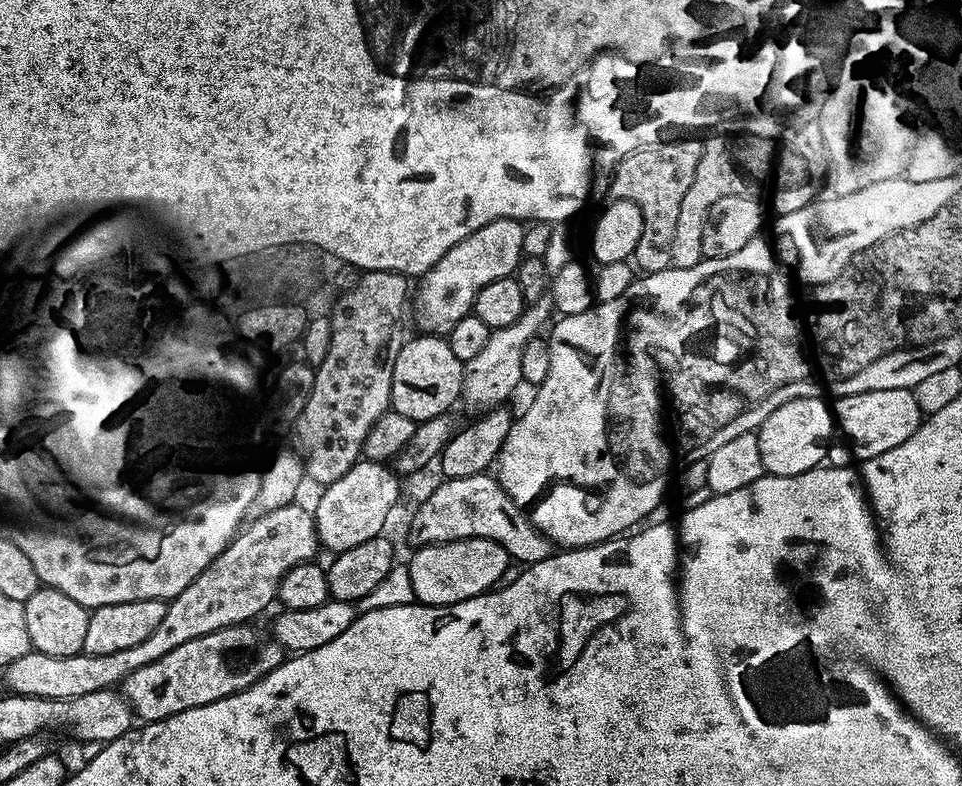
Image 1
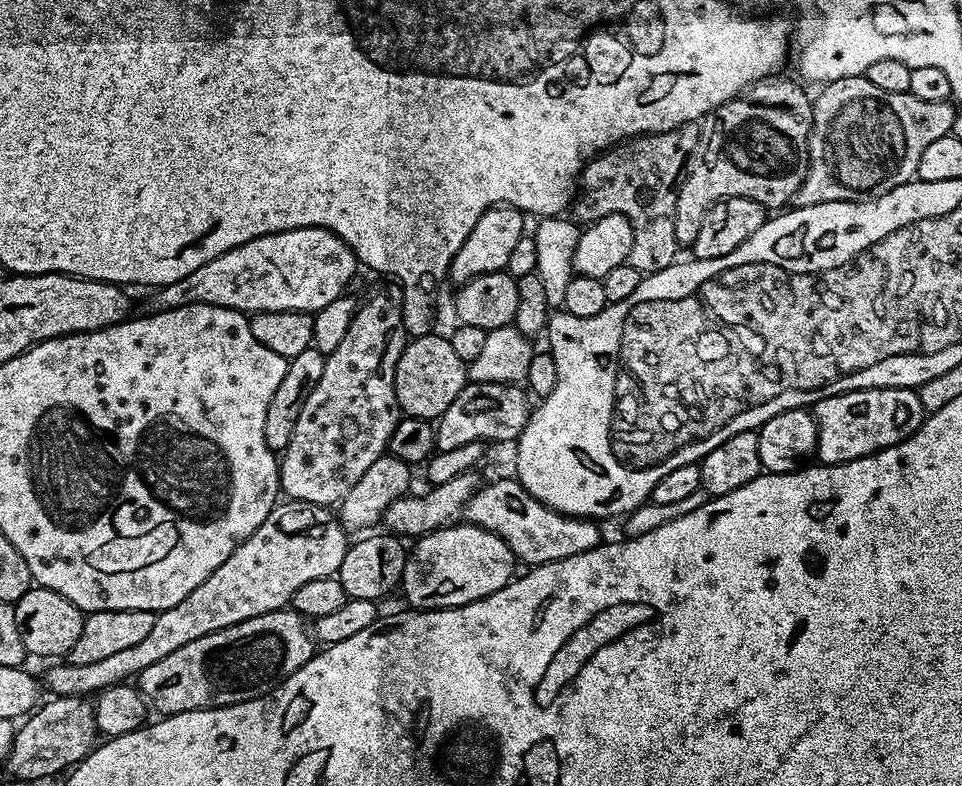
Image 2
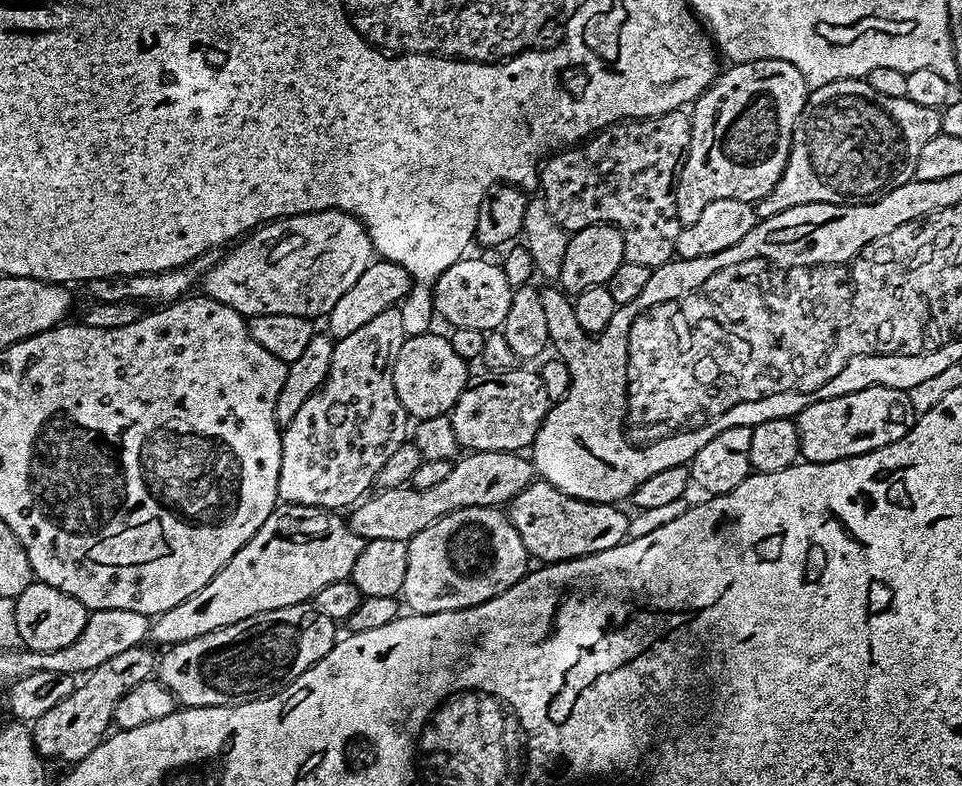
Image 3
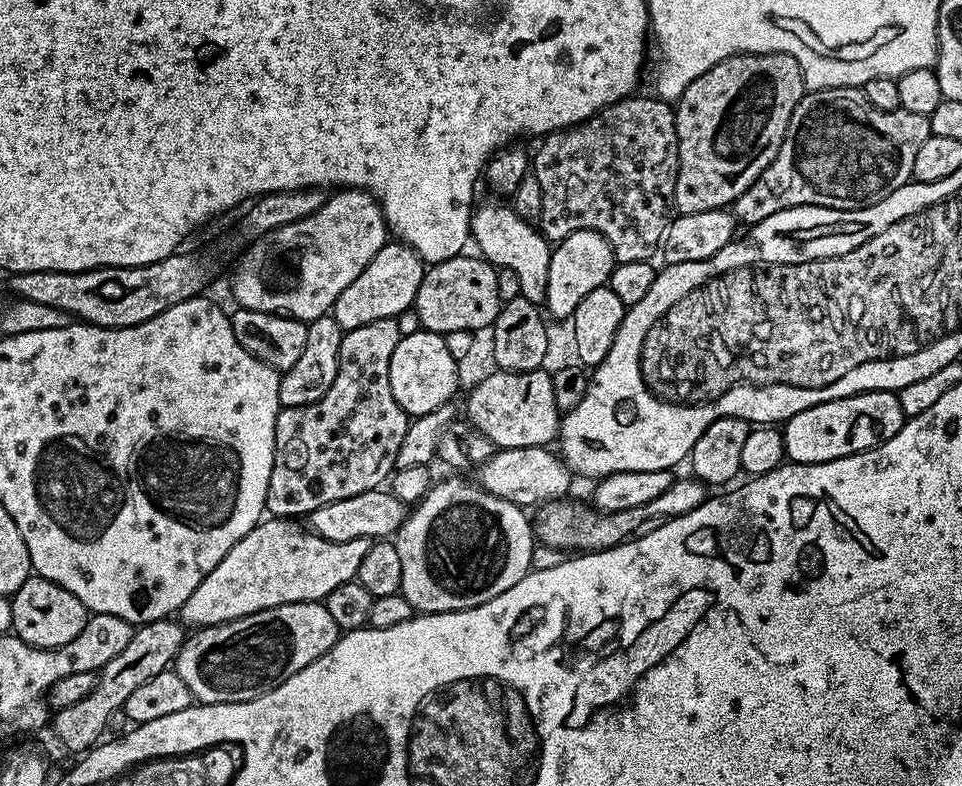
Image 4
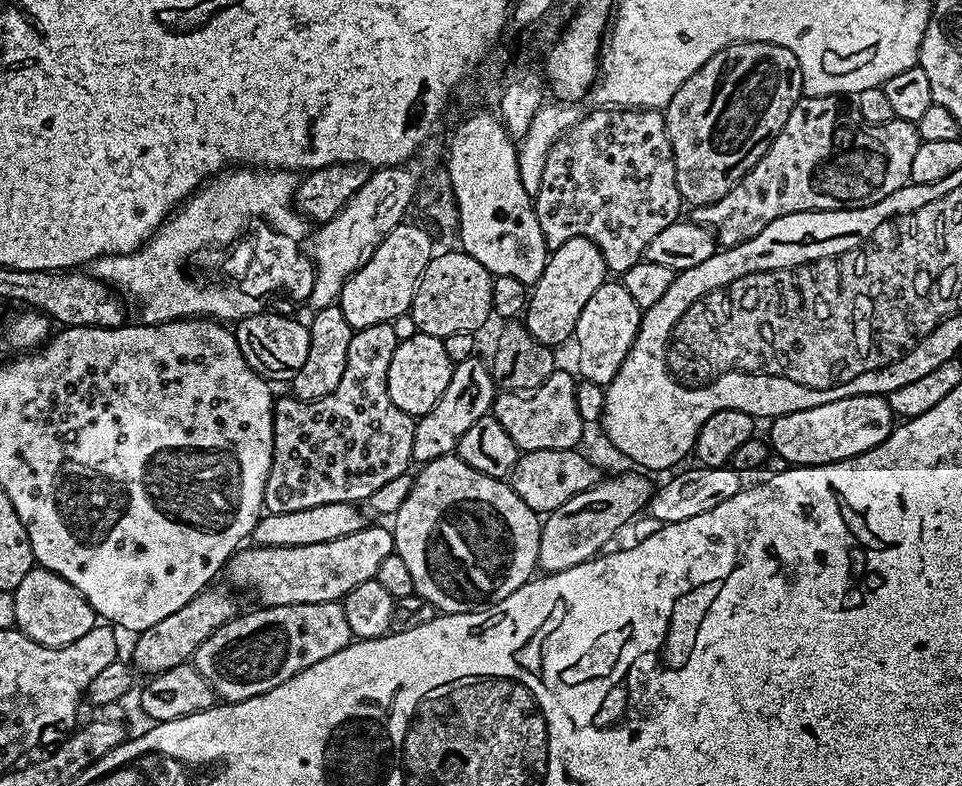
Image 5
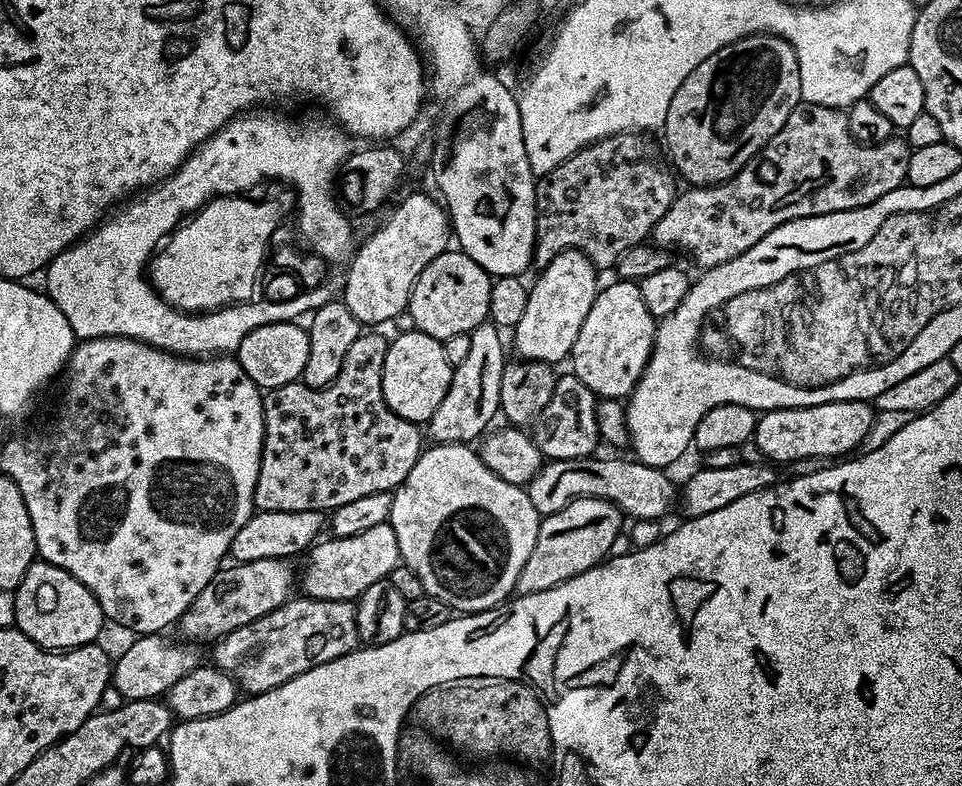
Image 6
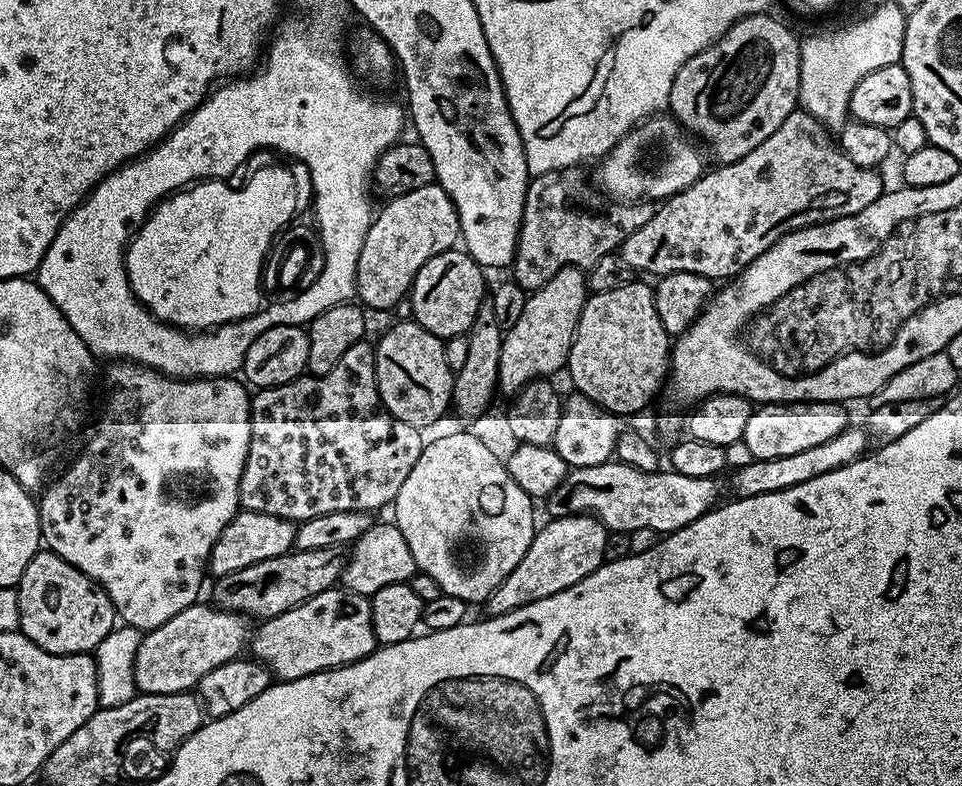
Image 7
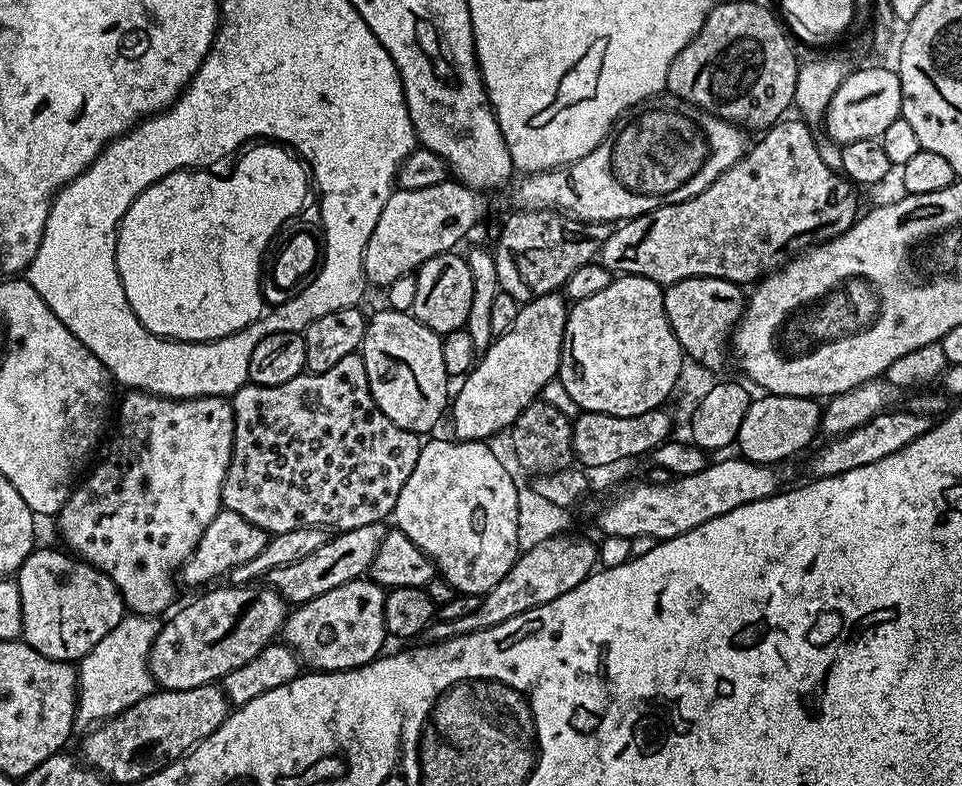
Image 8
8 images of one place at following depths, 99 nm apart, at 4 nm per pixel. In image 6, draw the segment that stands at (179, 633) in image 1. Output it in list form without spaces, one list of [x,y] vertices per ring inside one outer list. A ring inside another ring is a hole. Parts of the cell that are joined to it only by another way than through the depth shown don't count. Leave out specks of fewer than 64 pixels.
[[[391,523],[362,530],[362,534],[354,534],[350,538],[321,539],[312,545],[306,559],[298,584],[301,589],[304,587],[303,595],[314,600],[355,601],[363,592],[370,590],[374,582],[388,580],[396,565],[401,563],[398,538]]]

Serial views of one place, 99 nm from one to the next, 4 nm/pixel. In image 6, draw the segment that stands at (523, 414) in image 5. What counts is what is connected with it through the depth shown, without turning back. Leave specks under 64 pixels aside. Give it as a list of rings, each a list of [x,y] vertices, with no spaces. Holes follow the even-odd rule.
[[[571,374],[557,375],[554,394],[550,394],[550,402],[546,402],[542,414],[536,417],[534,427],[530,432],[533,442],[544,458],[548,460],[577,460],[583,456],[593,455],[597,451],[595,449],[596,444],[598,445],[600,440],[600,431],[596,421],[597,399],[594,393],[577,376]]]

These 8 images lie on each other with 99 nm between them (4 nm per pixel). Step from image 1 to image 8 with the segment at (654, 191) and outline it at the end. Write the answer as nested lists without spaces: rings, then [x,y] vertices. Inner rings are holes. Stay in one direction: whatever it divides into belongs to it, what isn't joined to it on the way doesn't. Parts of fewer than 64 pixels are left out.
[[[519,210],[504,220],[494,255],[500,290],[510,294],[521,306],[534,298],[563,289],[564,283],[578,266],[593,263],[610,231],[607,224],[588,224],[563,212]]]

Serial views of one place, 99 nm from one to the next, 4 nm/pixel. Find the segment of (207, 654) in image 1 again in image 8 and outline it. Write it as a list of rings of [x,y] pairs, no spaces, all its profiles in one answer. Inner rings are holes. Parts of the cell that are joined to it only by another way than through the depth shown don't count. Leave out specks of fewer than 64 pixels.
[[[361,578],[358,580],[351,580],[346,582],[342,586],[338,586],[334,590],[330,590],[326,594],[322,594],[318,598],[313,600],[307,600],[302,605],[293,607],[291,611],[287,613],[284,626],[282,629],[282,640],[283,643],[287,644],[293,652],[296,653],[297,657],[301,661],[304,660],[308,663],[307,667],[309,669],[315,670],[317,672],[345,672],[347,668],[361,668],[363,664],[369,664],[370,661],[375,660],[377,656],[381,655],[385,651],[384,640],[386,641],[386,629],[384,626],[384,598],[386,592],[381,585],[377,584],[375,580],[371,578]]]

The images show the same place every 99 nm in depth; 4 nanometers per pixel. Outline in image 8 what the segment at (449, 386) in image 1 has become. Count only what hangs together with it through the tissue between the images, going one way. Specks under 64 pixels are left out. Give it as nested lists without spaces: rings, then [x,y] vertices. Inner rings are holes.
[[[380,312],[367,321],[362,355],[370,394],[382,414],[406,430],[425,434],[443,416],[445,419],[450,404],[450,377],[442,362],[441,337],[404,312]]]

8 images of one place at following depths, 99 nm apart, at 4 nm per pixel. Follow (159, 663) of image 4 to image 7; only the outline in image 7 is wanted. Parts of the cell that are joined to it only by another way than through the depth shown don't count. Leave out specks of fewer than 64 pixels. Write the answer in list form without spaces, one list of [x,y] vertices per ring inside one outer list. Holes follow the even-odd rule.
[[[338,548],[293,550],[219,577],[210,600],[224,612],[235,612],[245,618],[257,616],[257,621],[263,622],[333,587],[341,579],[345,563],[345,553]]]

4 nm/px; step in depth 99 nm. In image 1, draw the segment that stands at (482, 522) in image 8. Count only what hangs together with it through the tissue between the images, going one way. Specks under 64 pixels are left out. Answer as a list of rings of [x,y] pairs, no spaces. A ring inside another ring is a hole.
[[[486,538],[451,540],[445,544],[417,547],[412,561],[406,564],[416,600],[422,604],[457,604],[495,589],[498,578],[506,571],[510,557],[498,542]]]

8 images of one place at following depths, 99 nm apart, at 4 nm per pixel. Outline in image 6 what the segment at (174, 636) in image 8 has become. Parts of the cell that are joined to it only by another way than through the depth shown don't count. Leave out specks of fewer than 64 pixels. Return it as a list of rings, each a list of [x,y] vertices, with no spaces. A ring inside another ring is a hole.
[[[140,634],[112,666],[111,687],[119,690],[125,701],[154,700],[163,697],[178,678],[186,678],[201,667],[200,652],[195,643],[181,642],[179,639],[167,640],[164,634]]]

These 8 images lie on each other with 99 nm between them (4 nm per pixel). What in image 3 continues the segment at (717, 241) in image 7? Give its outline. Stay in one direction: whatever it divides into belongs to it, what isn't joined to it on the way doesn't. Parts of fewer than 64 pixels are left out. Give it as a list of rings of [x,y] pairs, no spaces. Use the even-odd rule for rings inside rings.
[[[864,78],[839,80],[811,89],[792,135],[786,170],[782,170],[782,178],[778,178],[774,190],[755,201],[757,217],[765,220],[794,206],[807,204],[870,204],[890,190],[908,184],[915,177],[922,146],[942,131],[940,118],[937,109],[918,106],[918,102],[910,102],[907,96],[886,98],[886,94],[878,94]]]

